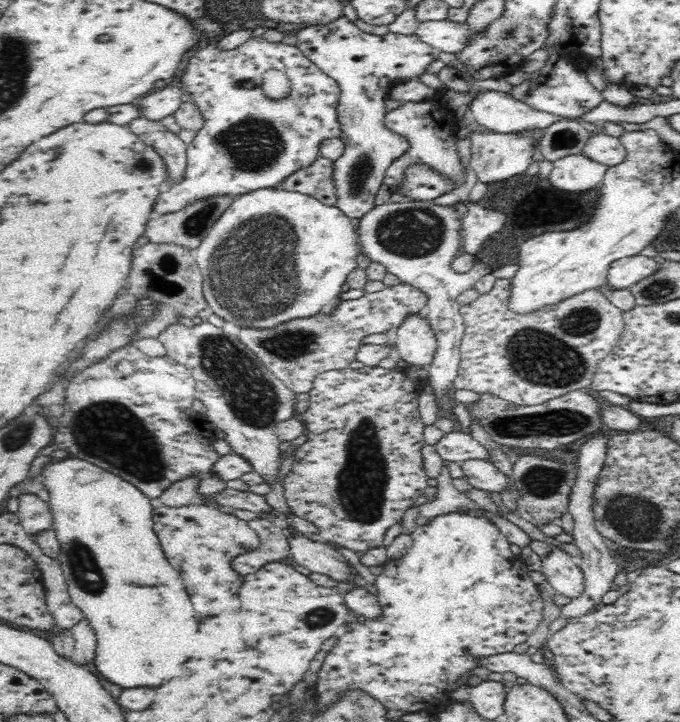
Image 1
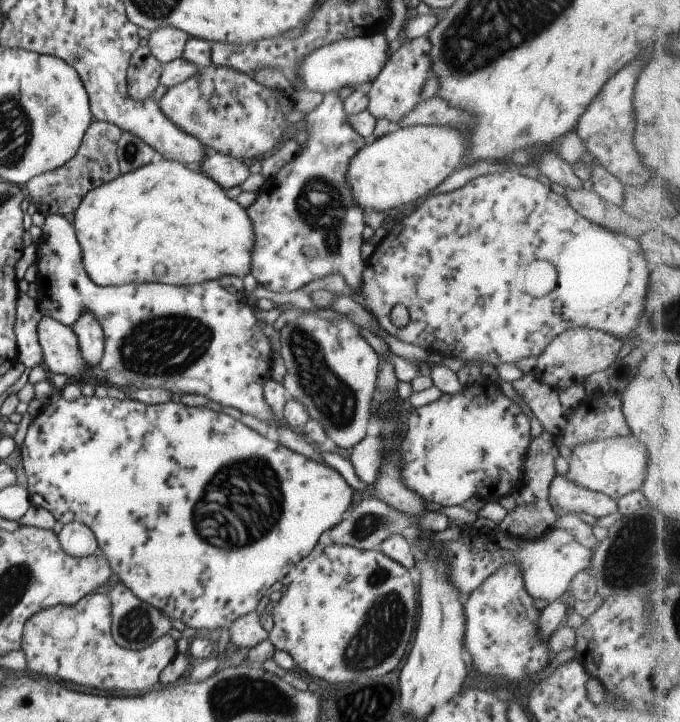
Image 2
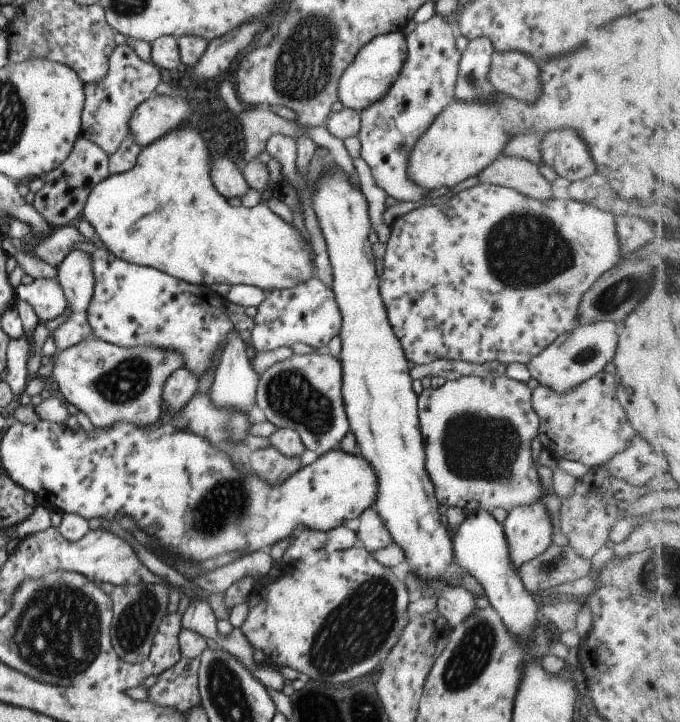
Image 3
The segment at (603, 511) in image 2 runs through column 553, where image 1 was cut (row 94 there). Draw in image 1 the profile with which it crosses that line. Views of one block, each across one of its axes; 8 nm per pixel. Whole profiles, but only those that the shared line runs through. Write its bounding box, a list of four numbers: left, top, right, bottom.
[468,90,571,134]

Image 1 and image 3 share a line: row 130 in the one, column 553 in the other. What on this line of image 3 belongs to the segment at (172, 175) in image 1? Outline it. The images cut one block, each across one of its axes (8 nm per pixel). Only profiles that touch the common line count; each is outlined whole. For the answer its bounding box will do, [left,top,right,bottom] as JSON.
[540,130,597,181]

